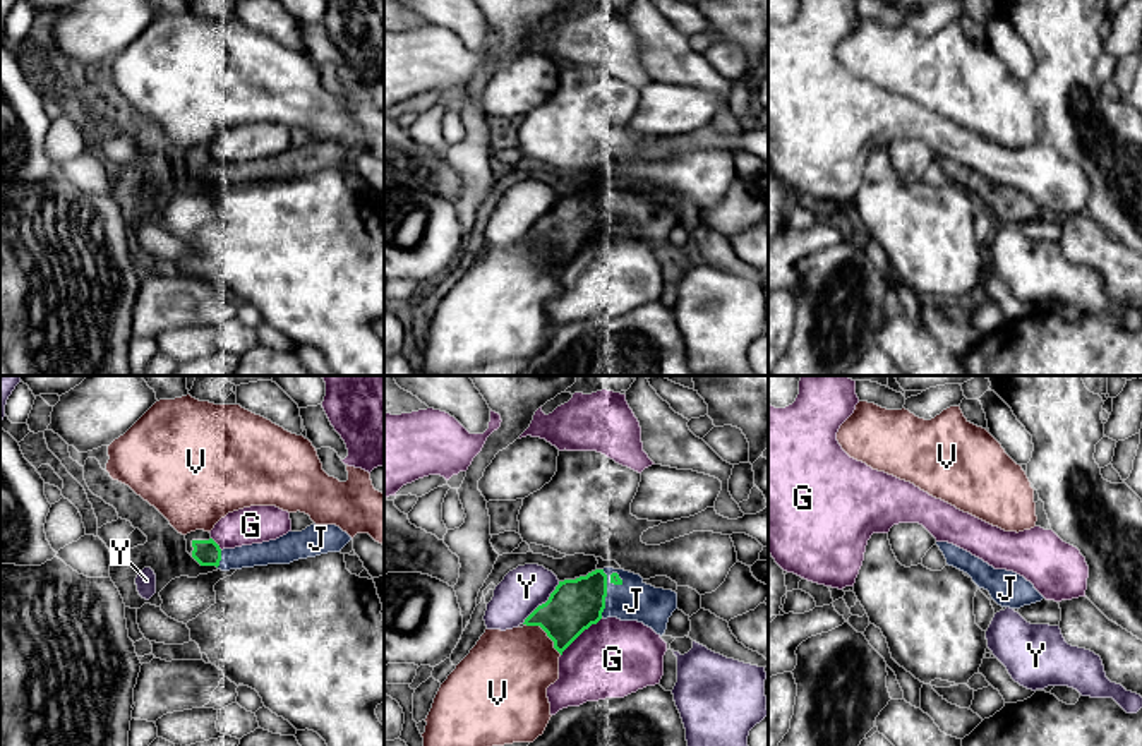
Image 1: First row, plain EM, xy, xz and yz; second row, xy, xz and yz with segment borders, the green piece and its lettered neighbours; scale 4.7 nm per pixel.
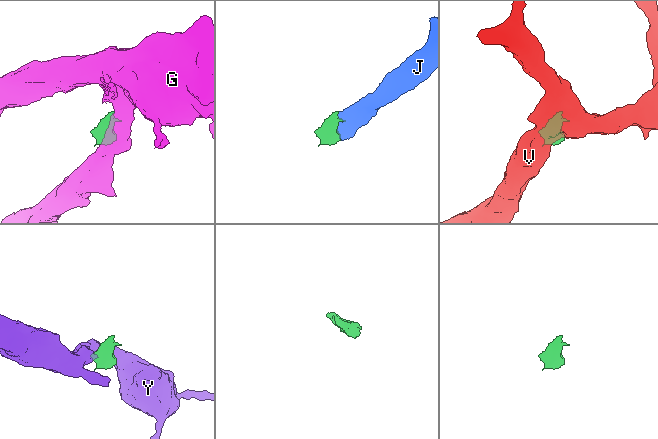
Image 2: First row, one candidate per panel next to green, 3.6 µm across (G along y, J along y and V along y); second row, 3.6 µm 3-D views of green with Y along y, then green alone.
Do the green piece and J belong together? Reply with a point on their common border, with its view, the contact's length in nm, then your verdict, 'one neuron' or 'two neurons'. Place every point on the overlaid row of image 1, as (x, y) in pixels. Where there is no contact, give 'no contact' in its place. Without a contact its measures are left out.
meets green in xz at (606, 594); contact 220 nm long; one neuron

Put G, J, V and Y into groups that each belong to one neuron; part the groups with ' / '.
G / J / V / Y

